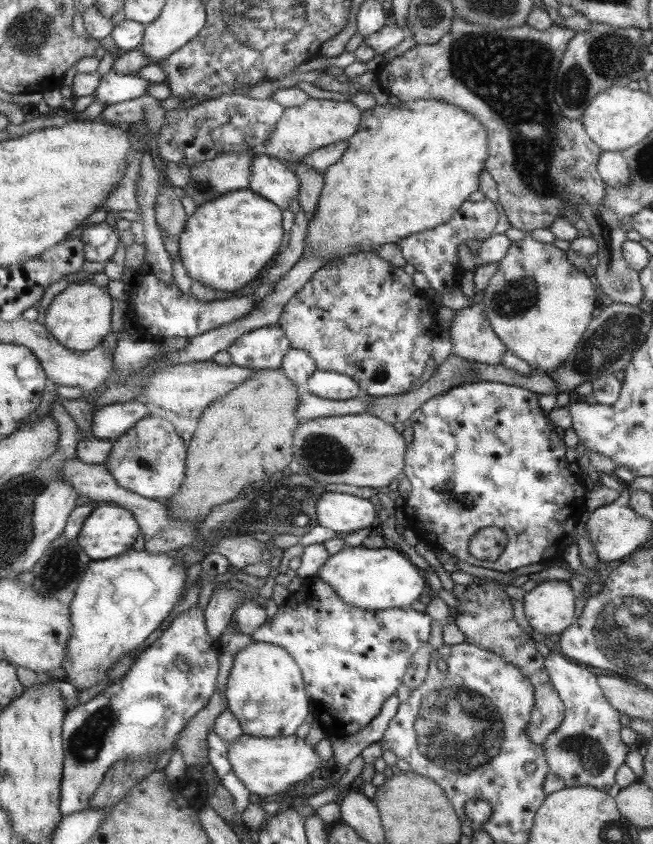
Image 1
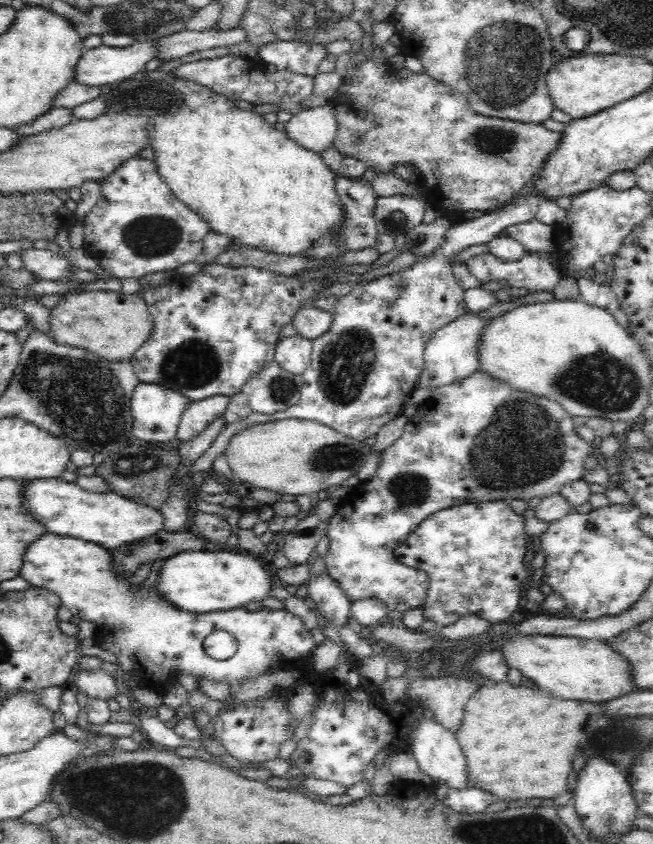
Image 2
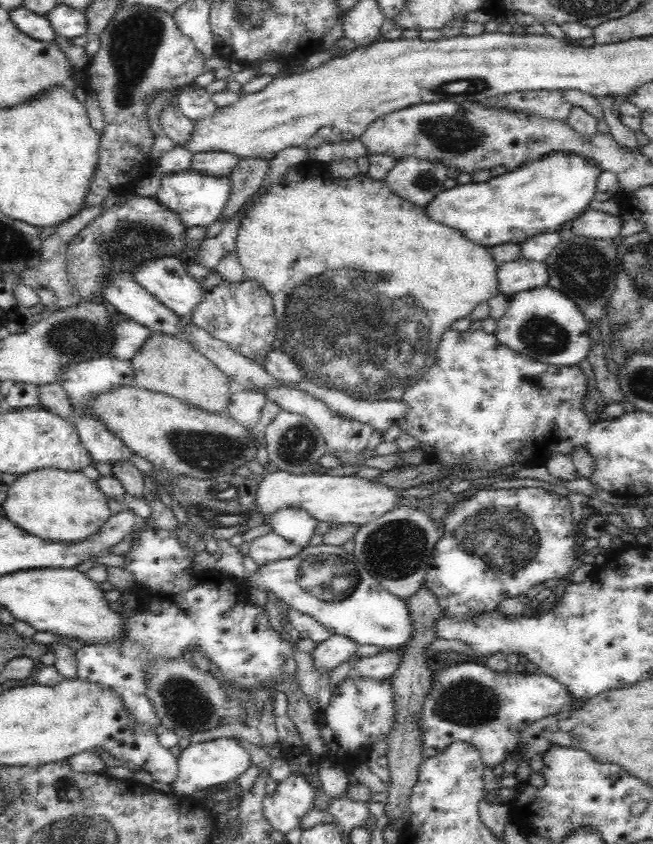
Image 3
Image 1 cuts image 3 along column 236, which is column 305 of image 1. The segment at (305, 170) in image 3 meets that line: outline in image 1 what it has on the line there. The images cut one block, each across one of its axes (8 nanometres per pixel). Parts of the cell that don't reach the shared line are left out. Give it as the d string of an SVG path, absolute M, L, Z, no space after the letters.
M411 100L411 102L401 103L399 106L391 106L387 103L383 106L375 104L374 108L363 112L360 127L346 142L348 148L345 149L344 155L336 164L326 168L322 174L323 186L316 202L315 214L311 220L307 221L307 232L304 236L304 247L301 255L306 254L306 252L318 254L318 256L352 255L354 252L367 252L369 250L381 253L384 244L397 245L401 239L407 236L440 227L452 219L452 215L459 211L461 204L468 199L473 191L477 191L477 174L483 168L483 160L488 160L488 136L485 126L481 125L477 118L465 113L465 110L441 100Z

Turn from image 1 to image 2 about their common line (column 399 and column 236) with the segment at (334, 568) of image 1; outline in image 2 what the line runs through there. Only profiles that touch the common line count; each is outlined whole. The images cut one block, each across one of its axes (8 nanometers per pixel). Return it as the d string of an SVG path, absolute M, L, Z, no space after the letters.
M191 550L177 552L168 556L162 562L158 578L156 578L158 590L161 590L161 598L165 598L170 605L177 606L180 610L192 613L208 613L216 611L227 611L234 608L242 607L246 602L258 601L264 598L272 586L272 580L268 572L262 568L262 564L254 558L246 558L236 552L213 552L206 550Z

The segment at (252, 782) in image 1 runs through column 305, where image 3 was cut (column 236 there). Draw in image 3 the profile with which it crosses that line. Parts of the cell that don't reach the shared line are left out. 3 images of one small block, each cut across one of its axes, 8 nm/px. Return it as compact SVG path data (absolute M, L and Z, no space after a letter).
M215 738L202 742L190 743L181 750L177 756L177 777L169 790L176 796L196 794L199 790L206 790L210 786L226 784L238 778L252 761L246 750L238 745L232 738Z

